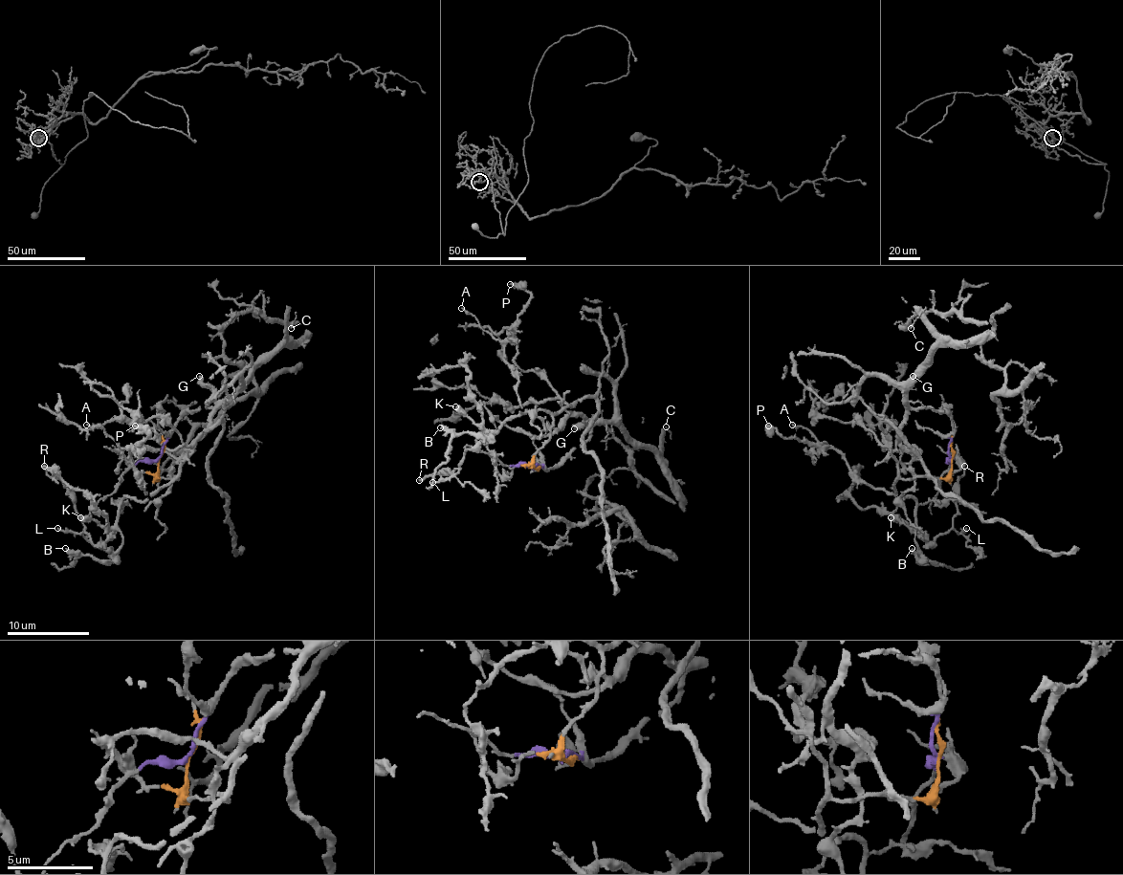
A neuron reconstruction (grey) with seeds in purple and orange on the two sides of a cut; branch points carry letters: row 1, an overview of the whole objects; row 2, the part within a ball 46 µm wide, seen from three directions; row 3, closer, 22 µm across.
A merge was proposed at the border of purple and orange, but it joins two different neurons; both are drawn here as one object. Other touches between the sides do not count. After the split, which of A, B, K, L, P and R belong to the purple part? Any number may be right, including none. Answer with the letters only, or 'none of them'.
none of them

